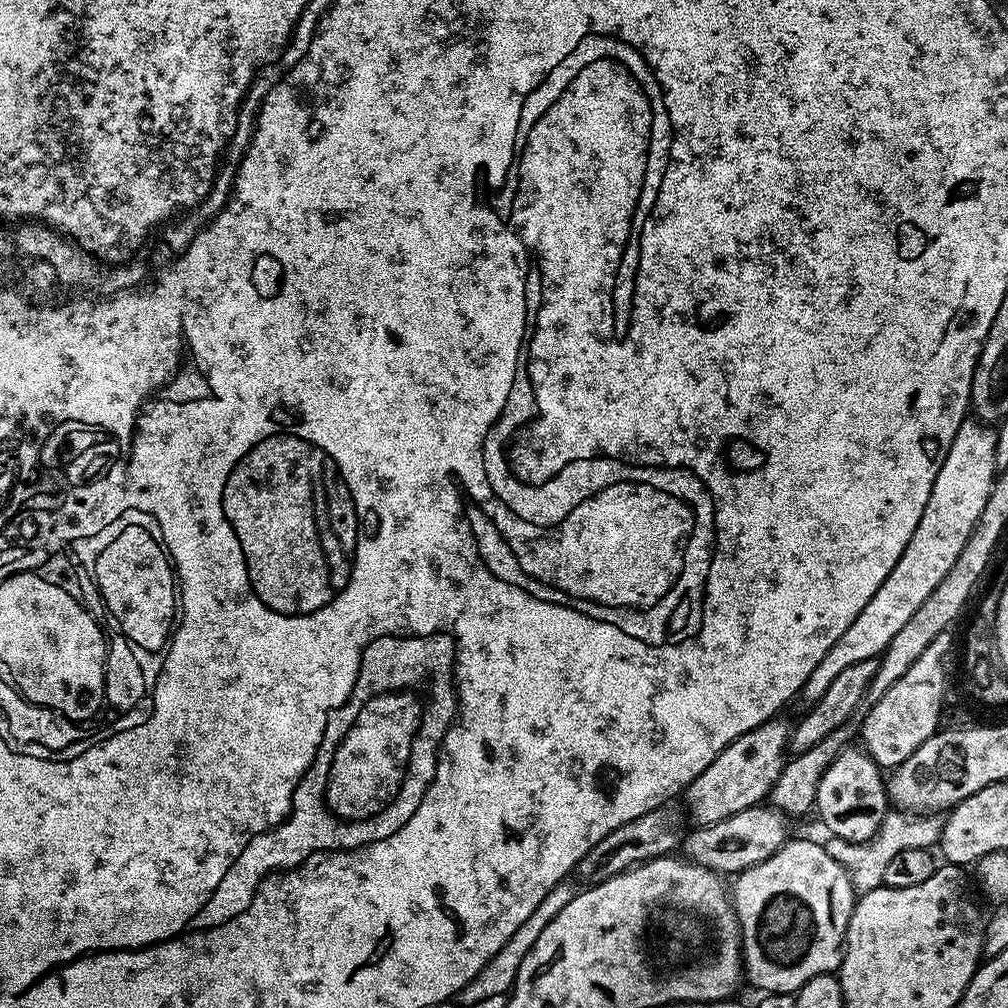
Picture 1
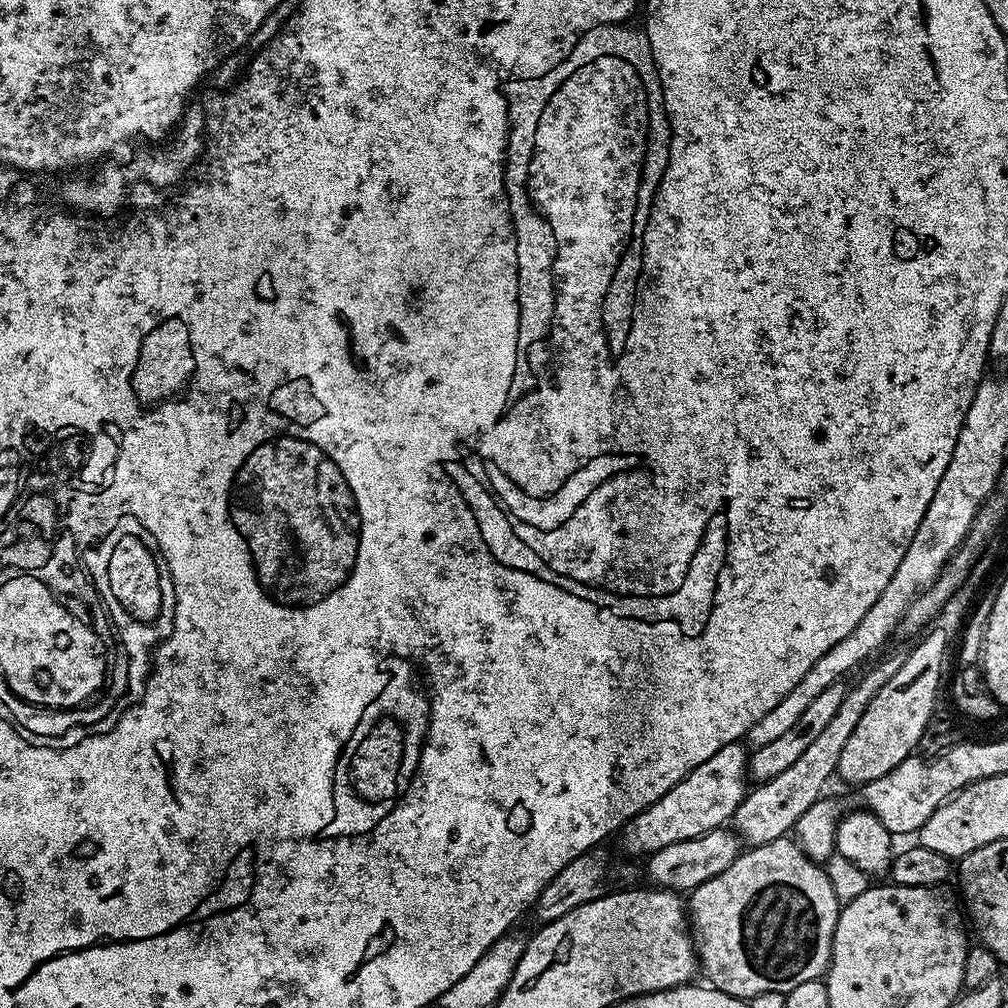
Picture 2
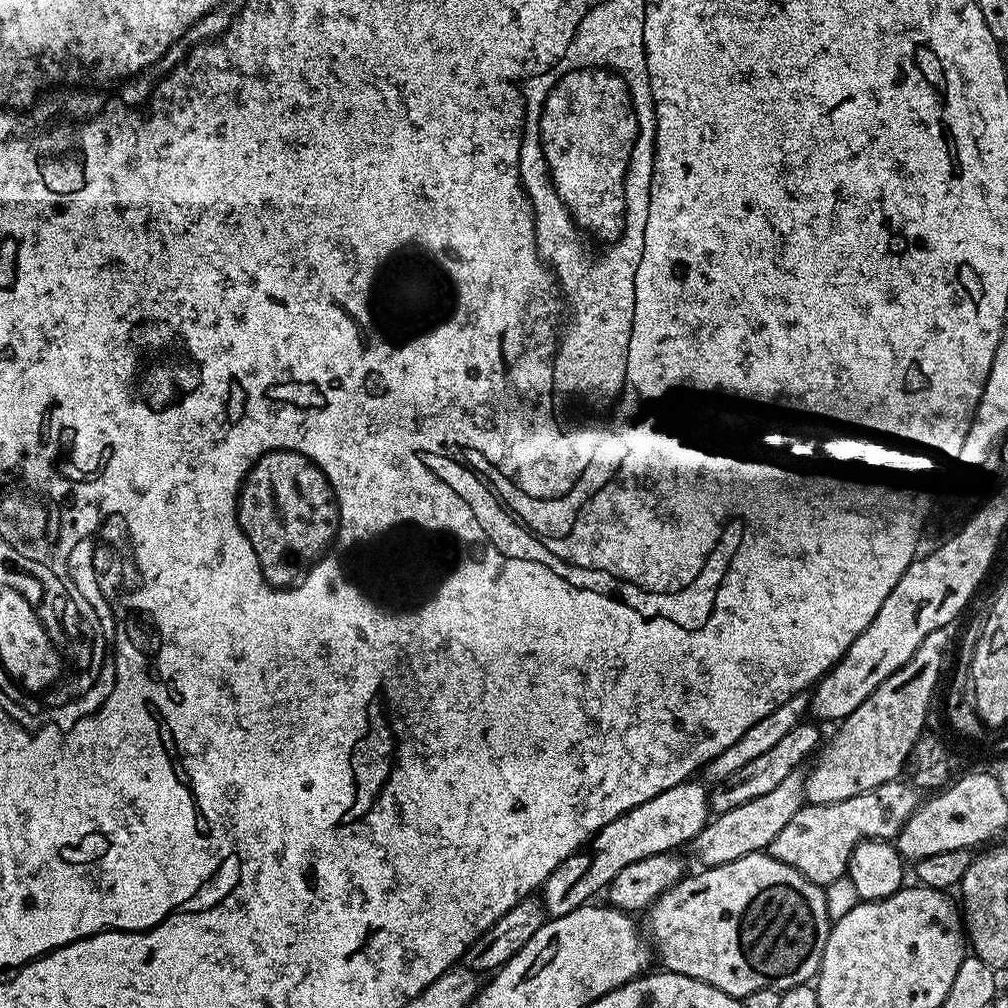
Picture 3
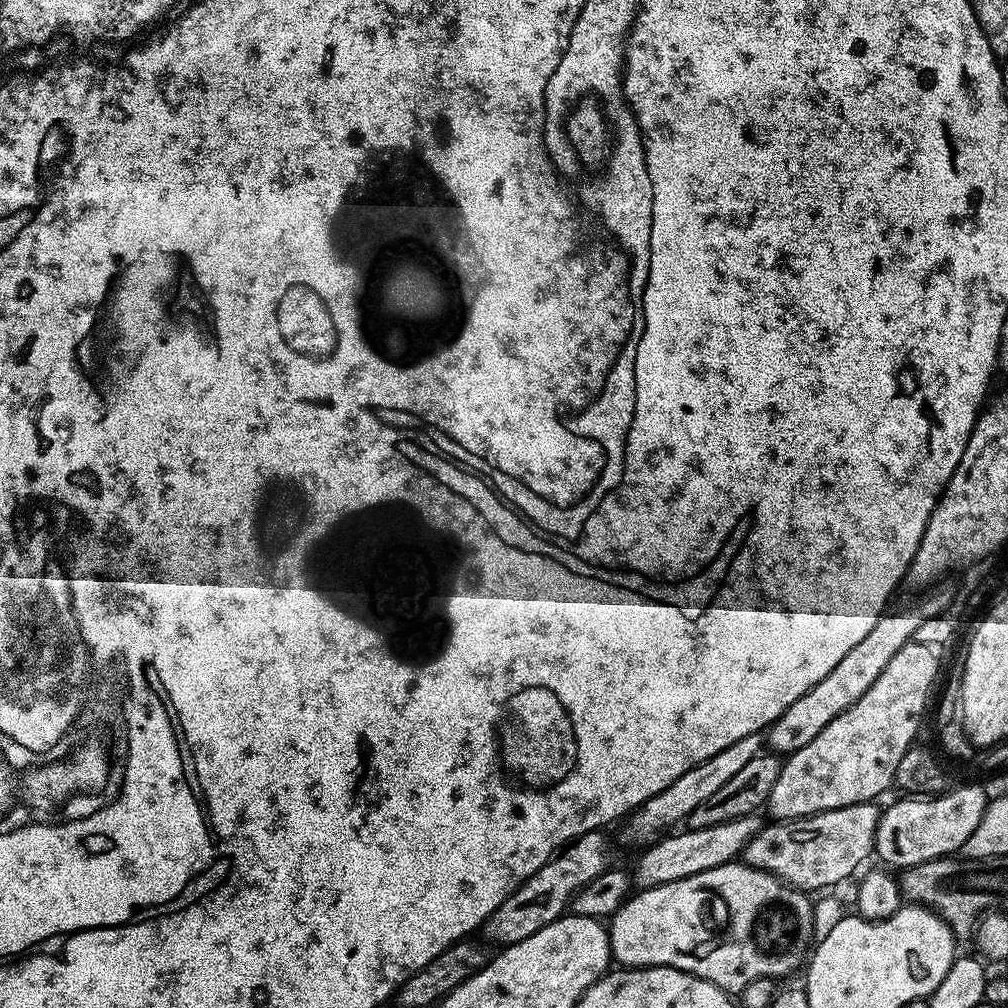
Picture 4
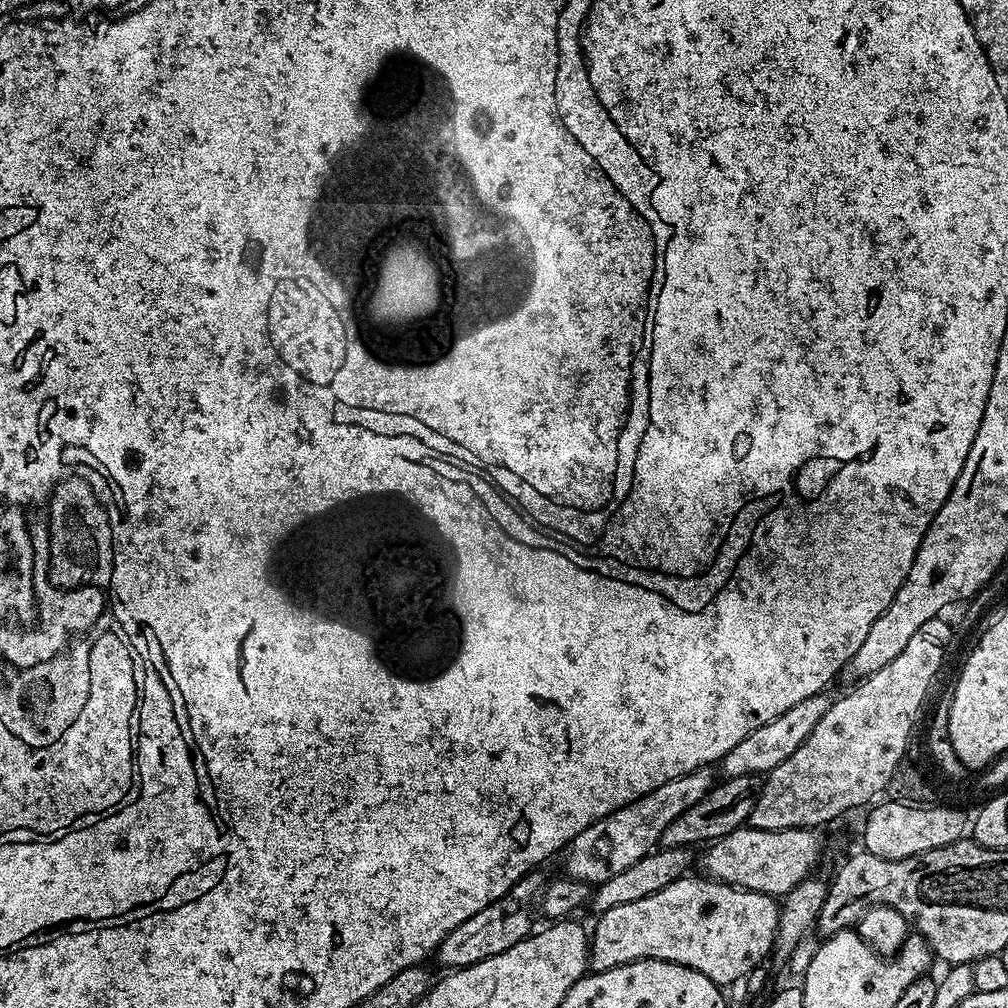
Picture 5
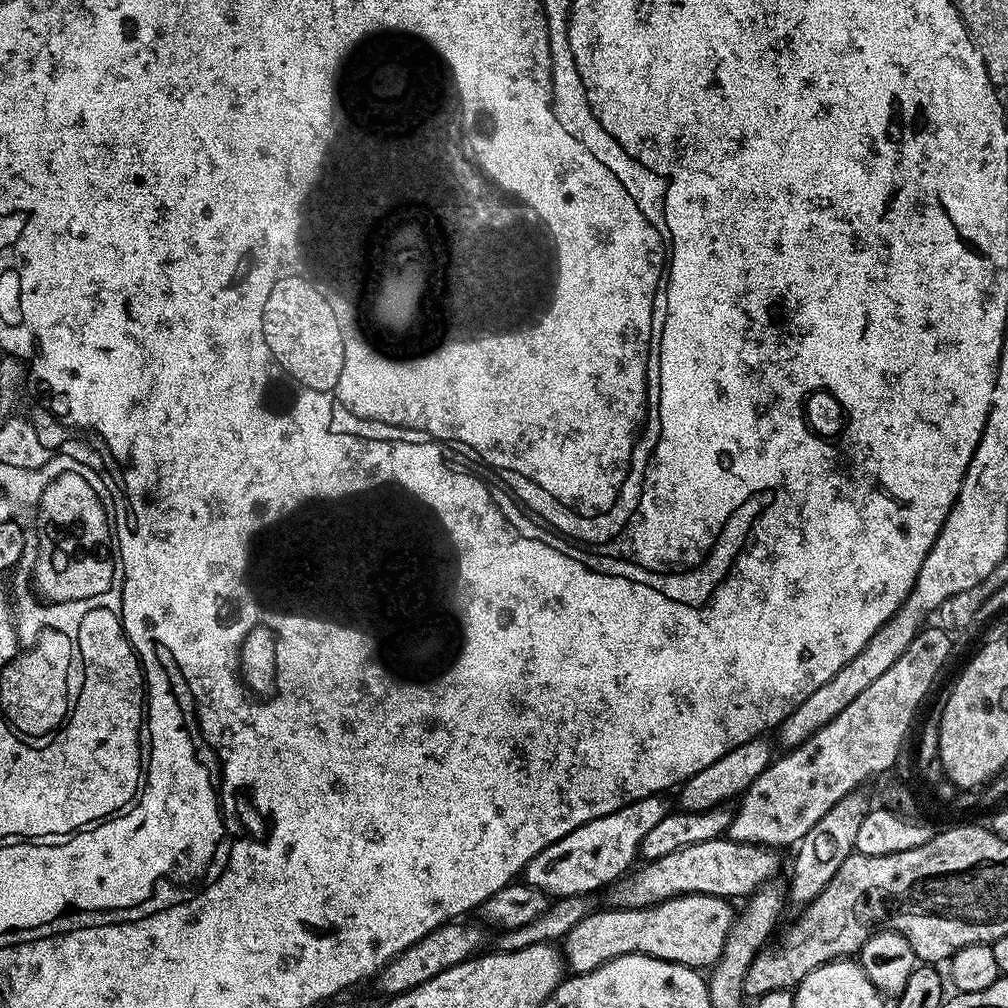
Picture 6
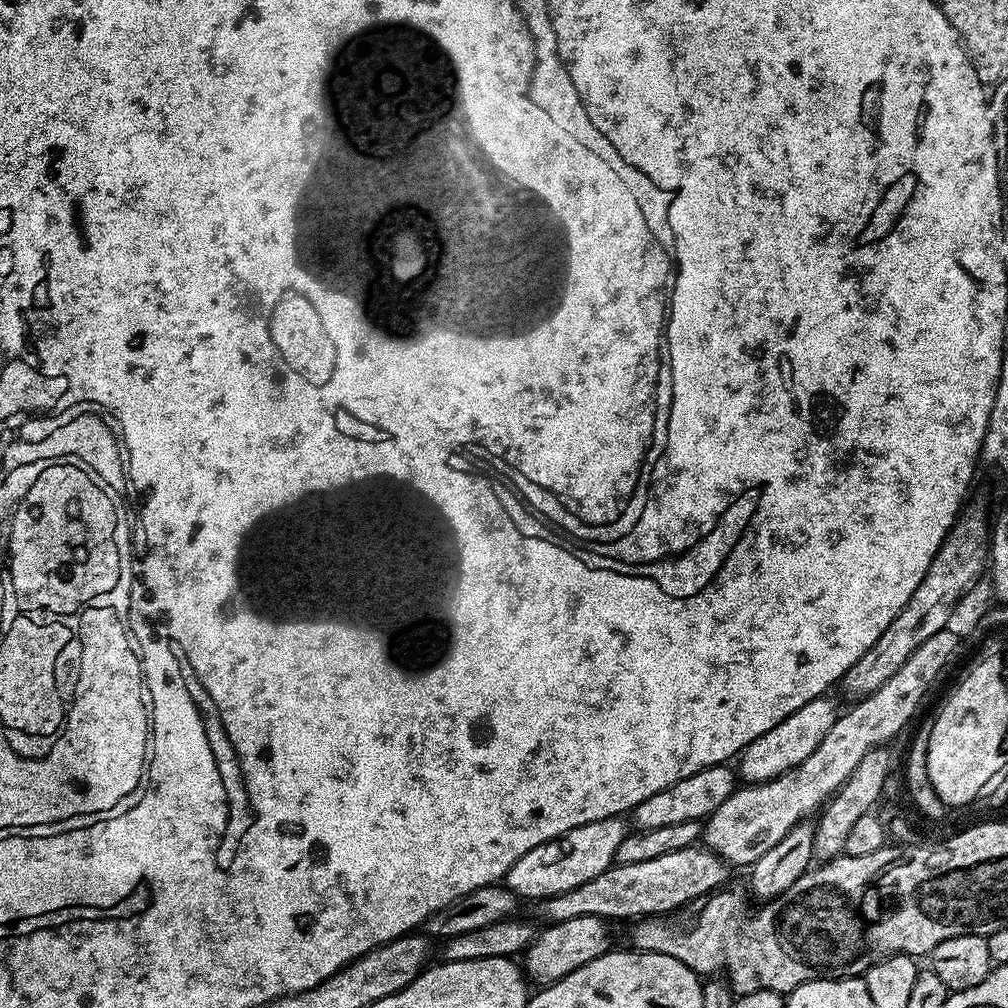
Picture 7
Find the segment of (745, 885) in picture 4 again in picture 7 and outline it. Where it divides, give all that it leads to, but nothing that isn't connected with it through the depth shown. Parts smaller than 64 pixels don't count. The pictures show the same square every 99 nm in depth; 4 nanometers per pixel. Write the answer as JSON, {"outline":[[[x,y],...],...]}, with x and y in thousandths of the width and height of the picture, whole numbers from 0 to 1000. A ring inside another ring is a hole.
{"outline":[[[578,909],[577,911],[562,911],[562,915],[545,916],[537,920],[533,929],[518,945],[518,959],[525,973],[533,977],[543,978],[562,970],[569,962],[581,958],[589,950],[604,943],[603,937],[604,914],[593,909]]]}

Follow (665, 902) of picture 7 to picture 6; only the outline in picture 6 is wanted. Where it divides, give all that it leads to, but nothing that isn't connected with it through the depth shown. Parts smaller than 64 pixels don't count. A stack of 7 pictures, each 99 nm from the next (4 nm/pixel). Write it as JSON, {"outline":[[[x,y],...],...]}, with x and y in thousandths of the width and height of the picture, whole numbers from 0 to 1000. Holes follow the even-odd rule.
{"outline":[[[721,831],[692,835],[688,839],[677,839],[677,843],[669,843],[669,847],[661,847],[661,851],[636,856],[630,863],[610,873],[602,882],[602,896],[609,901],[643,901],[647,897],[656,897],[659,893],[670,889],[684,889],[685,887],[741,891],[769,870],[766,868],[774,861],[774,849],[775,846],[771,842],[762,841],[759,837],[732,835]]]}

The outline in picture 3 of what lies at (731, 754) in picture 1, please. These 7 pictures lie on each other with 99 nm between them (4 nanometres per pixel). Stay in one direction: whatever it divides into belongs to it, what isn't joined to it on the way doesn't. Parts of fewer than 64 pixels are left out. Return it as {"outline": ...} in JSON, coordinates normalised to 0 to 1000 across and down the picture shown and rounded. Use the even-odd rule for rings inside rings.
{"outline":[[[684,772],[678,778],[645,792],[645,796],[637,796],[637,800],[609,812],[609,815],[597,819],[597,823],[583,834],[578,843],[562,851],[542,871],[538,879],[541,906],[545,910],[565,907],[565,903],[594,890],[591,888],[602,882],[609,867],[625,859],[625,855],[645,851],[645,847],[675,843],[678,837],[679,840],[684,838],[702,818],[703,813],[704,786],[690,772]]]}

